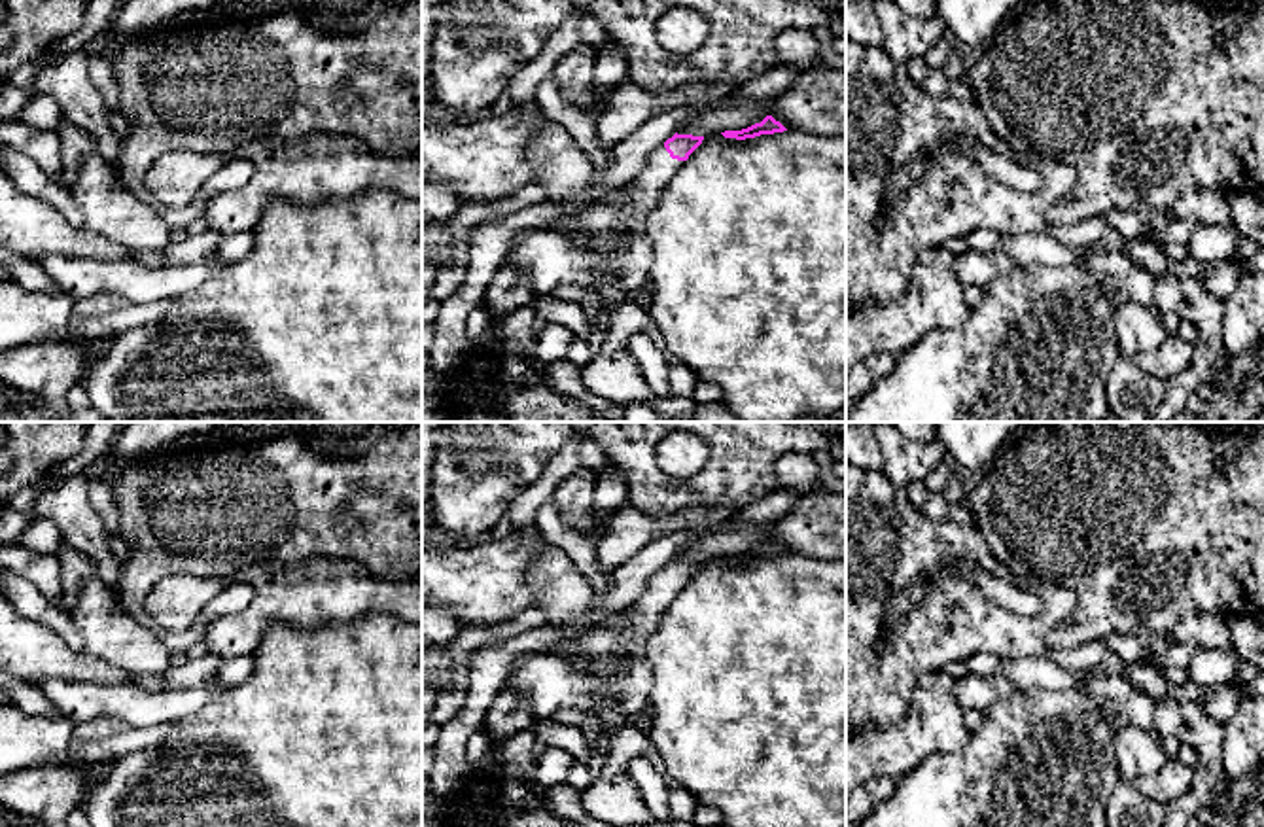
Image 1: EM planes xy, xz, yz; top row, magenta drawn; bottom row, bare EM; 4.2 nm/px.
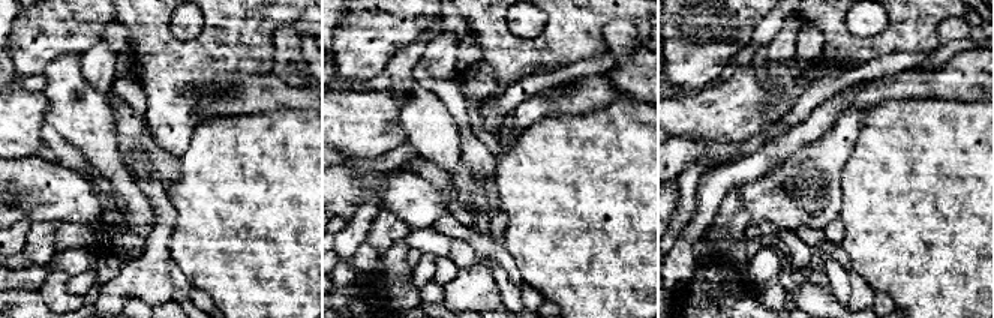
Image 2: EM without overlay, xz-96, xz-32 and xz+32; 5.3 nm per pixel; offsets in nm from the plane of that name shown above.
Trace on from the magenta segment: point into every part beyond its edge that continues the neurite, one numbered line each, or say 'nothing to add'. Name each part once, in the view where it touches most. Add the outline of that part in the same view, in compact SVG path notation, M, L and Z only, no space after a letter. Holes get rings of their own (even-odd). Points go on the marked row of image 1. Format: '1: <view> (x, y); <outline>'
1: xz (610, 245); M664 144L649 155L643 170L623 185L626 206L613 210L600 197L573 216L573 231L524 231L505 254L530 280L537 295L566 284L585 288L600 280L630 293L651 278L647 216L683 161L672 159Z

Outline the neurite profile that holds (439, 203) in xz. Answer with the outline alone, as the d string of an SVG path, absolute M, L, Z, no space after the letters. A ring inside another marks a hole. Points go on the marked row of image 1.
M441 184L422 185L422 231L428 225L450 221L467 201Z

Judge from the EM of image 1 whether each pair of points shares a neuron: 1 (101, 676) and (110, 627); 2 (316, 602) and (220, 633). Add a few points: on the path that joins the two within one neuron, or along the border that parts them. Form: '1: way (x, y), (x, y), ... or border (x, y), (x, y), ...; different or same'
1: border (82, 651), (97, 655), (129, 676); different
2: way (292, 602), (273, 602), (245, 629); same

